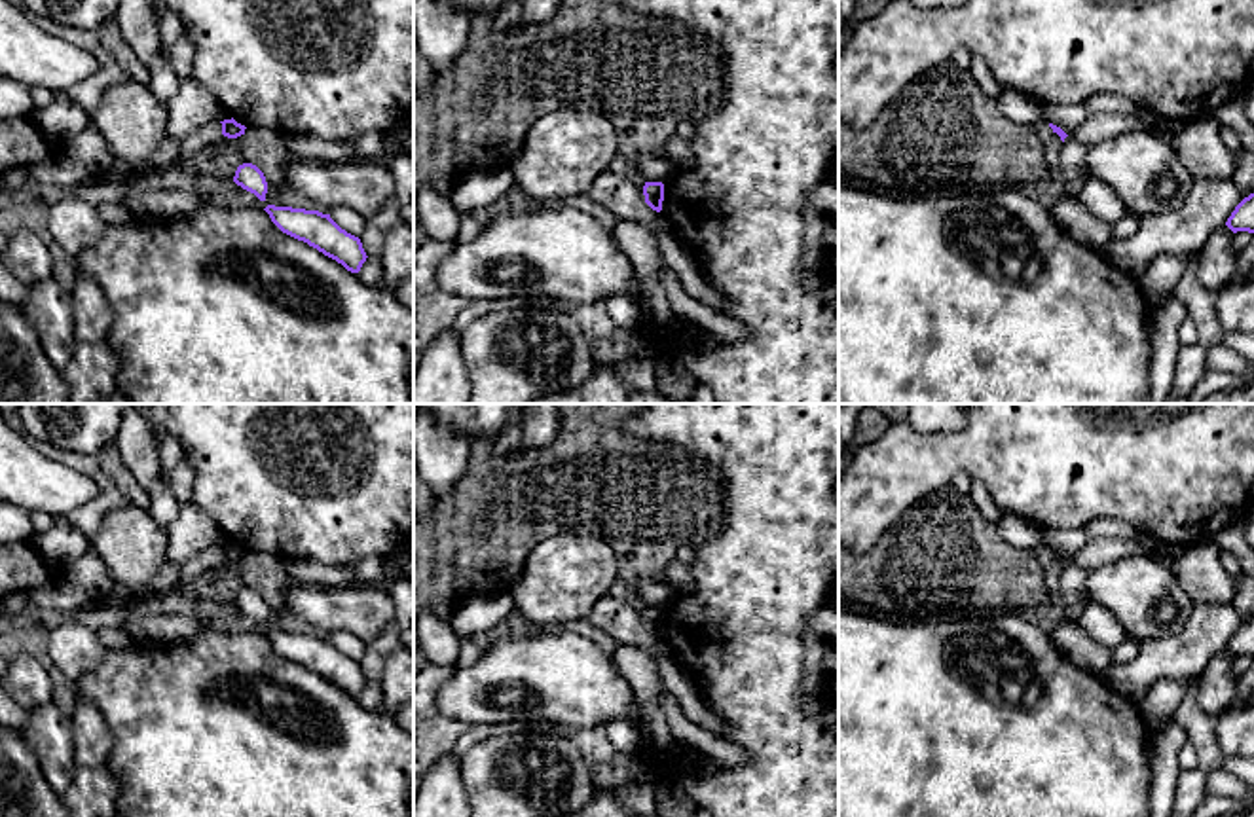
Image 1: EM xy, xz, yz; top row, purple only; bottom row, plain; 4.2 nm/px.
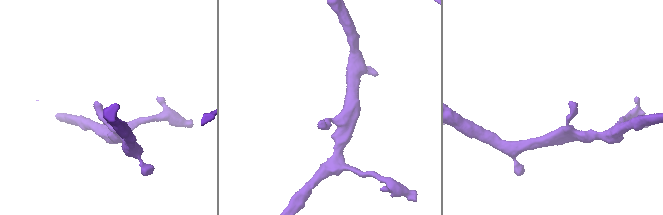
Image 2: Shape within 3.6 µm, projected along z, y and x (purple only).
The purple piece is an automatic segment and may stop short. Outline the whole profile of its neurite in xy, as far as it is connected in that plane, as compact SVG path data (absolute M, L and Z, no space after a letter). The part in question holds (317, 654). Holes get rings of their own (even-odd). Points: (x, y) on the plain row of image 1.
M275 629L264 635L283 658L307 667L351 698L359 698L368 682L360 663L341 654L330 639Z

